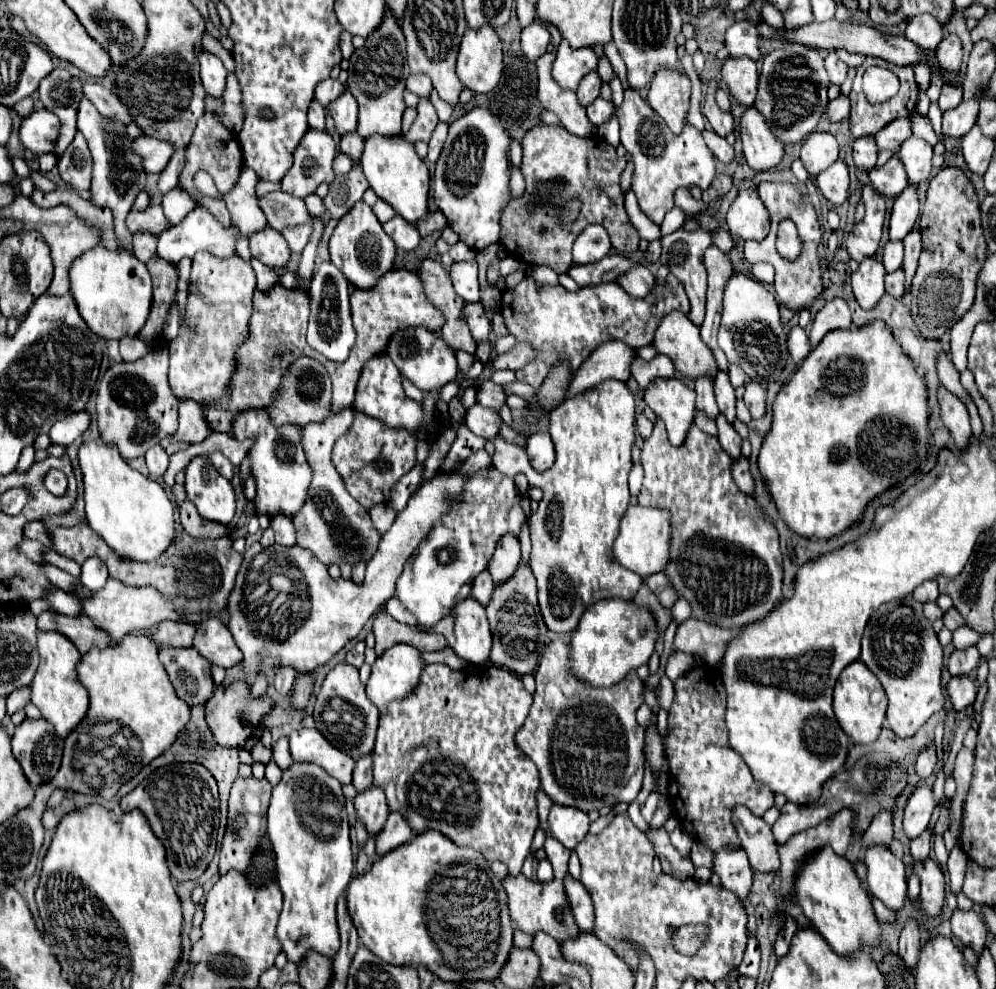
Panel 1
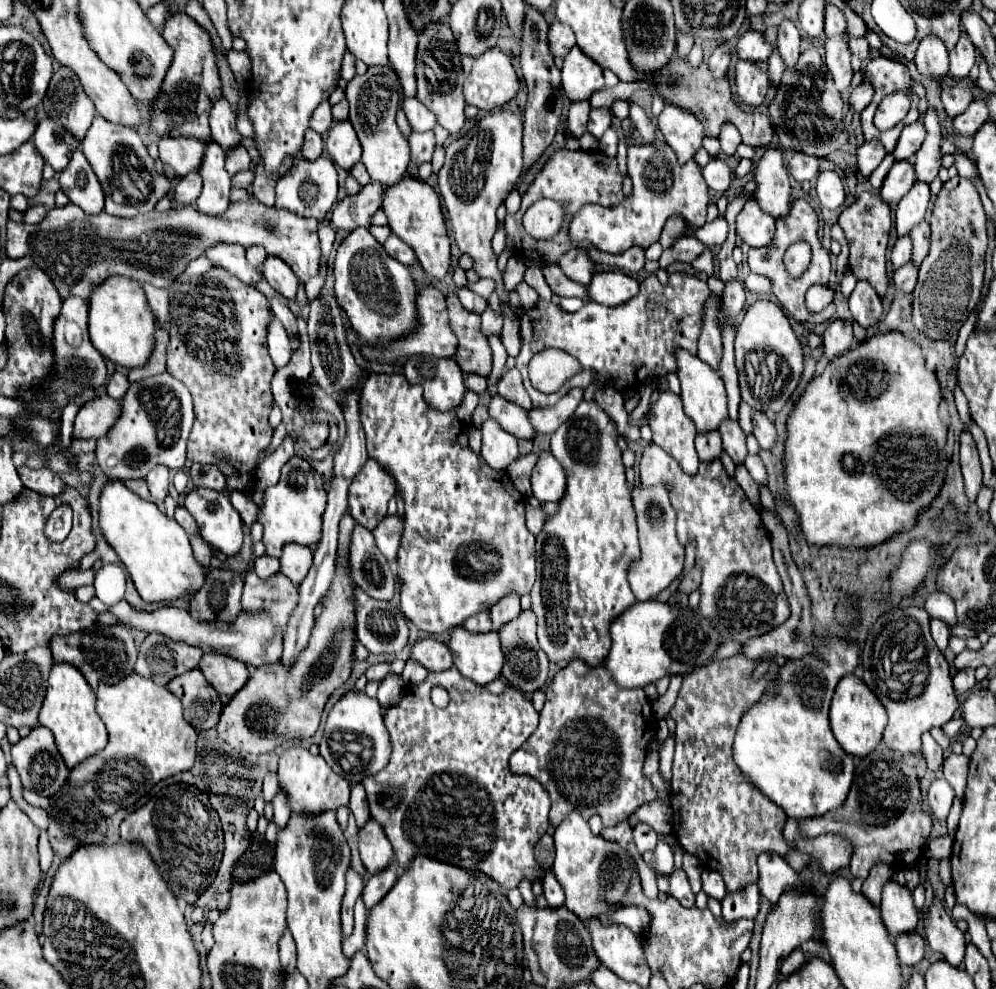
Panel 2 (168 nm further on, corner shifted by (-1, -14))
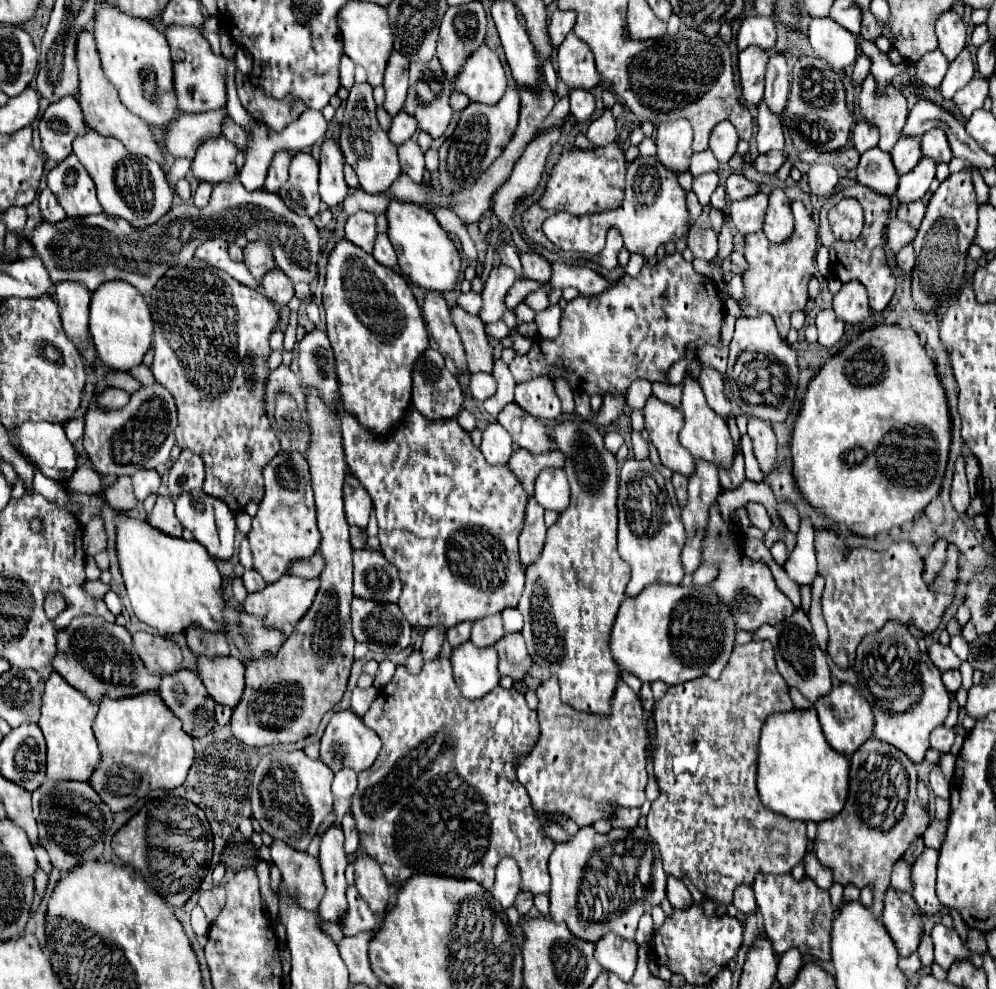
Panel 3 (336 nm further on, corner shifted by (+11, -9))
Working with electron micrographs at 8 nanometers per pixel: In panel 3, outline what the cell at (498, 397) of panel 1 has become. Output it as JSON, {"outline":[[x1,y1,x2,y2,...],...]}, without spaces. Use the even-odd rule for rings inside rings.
{"outline":[[514,402,508,404,500,414,498,422,506,428,506,432,512,436,516,444,520,444,524,450,532,454,544,454,554,450,554,442,546,430,546,426,530,416,528,412,520,410]]}

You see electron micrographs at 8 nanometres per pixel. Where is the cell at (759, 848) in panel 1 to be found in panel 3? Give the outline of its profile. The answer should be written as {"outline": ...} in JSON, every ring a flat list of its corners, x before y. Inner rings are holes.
{"outline":[[758,874,752,890,764,918,764,932,778,956,790,948,798,948,802,954,810,954,818,960,830,960,830,928,834,910,830,906,828,890,820,890,812,878,796,882,790,874]]}

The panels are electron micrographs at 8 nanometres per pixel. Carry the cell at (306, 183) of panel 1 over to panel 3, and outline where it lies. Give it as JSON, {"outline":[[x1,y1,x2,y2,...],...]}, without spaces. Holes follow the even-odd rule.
{"outline":[[298,152,292,156,290,164,290,178,286,180,284,190,280,190,280,198,290,210,314,218,320,210,318,162,310,154]]}

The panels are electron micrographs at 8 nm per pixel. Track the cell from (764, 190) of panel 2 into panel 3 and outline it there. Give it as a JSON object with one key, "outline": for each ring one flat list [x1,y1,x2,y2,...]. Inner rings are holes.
{"outline":[[774,190,770,194,770,204,768,204,768,214,764,220,764,234,768,236,770,242,782,244,786,242,794,232,794,218,790,212,790,202,782,190]]}

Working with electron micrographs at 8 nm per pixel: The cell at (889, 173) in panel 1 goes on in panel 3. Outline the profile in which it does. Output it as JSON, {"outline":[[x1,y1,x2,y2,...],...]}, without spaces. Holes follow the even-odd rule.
{"outline":[[902,136,896,142,896,146,894,146,894,150,890,154,892,154,894,166,896,166,896,170,898,170,900,176,906,174,906,172,910,172,918,164,918,160,922,158,922,154,920,154,920,138]]}

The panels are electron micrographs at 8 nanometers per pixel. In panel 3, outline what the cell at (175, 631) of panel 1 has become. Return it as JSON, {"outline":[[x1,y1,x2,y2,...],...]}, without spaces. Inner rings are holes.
{"outline":[[136,632,132,638,144,666,148,666,152,672,174,674,180,670,182,650,172,640,148,632]]}

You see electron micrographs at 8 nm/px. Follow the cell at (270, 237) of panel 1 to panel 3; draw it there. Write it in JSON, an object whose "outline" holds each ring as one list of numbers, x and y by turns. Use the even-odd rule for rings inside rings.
{"outline":[[270,270,264,280,262,280,262,288,264,288,264,294,280,304,280,306,286,306,292,298,294,298,294,284,286,278,286,274,282,270]]}

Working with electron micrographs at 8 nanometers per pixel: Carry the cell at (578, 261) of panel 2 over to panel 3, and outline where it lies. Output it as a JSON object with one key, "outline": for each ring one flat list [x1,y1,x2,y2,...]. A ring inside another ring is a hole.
{"outline":[[522,252,520,254,520,262,522,262,522,276,528,278,528,280,536,280,540,284,548,282,550,278,550,262,540,256,540,254,528,254,528,252]]}

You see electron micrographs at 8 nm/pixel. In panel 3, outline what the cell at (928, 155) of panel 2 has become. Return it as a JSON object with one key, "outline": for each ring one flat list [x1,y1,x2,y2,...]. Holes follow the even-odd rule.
{"outline":[[932,128,922,136,922,154,928,158,936,158,936,162,952,160,952,150,942,128]]}

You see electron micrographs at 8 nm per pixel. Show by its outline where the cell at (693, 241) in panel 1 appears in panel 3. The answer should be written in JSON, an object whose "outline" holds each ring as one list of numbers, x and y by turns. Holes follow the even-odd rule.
{"outline":[[702,366,700,386,702,386,702,390,704,390,704,396,706,396,708,404,712,406,712,410,714,410,718,416,722,416,726,422,728,422,730,418,734,418,732,404,730,404,730,400,728,400,728,396,726,396,722,376,720,376,714,368]]}

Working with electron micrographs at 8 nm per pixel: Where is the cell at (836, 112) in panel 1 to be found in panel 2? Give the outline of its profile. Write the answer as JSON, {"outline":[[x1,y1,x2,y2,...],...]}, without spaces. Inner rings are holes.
{"outline":[[864,81,860,87,856,87,854,89,854,93,850,95,850,101,848,101,848,109,852,111,852,113,860,113,868,103,870,103,870,99,872,99,872,87]]}

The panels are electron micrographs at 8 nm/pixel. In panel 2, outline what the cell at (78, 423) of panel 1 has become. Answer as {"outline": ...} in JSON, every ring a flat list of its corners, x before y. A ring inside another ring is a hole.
{"outline":[[96,397,80,407,74,421,74,439,100,439,116,421,120,403,112,397]]}

